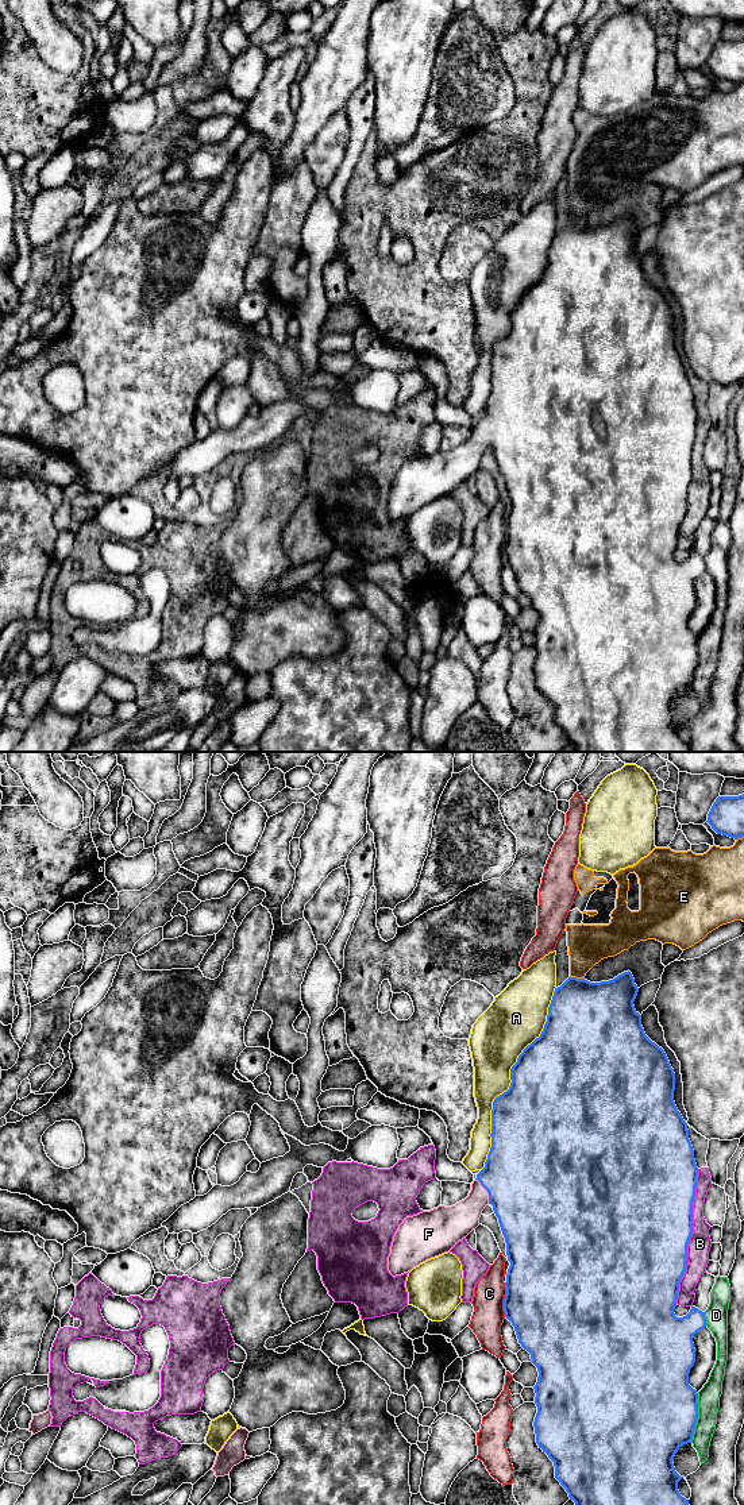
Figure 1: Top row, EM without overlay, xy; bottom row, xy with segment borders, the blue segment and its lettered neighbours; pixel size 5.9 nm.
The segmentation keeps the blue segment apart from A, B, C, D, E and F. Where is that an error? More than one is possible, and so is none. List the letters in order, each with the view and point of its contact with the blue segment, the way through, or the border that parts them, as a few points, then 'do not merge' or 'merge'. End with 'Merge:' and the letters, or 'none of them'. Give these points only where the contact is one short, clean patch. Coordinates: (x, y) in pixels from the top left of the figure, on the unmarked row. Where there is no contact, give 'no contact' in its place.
A: xy (511, 323) | do not merge
B: xy (690, 481) | do not merge
C: xy (504, 544) | do not merge
D: xy (697, 662) | do not merge
E: xy (575, 222) | do not merge
F: xy (486, 433) | across xy (525, 419), (486, 433), (458, 464) | merge
Merge: F

